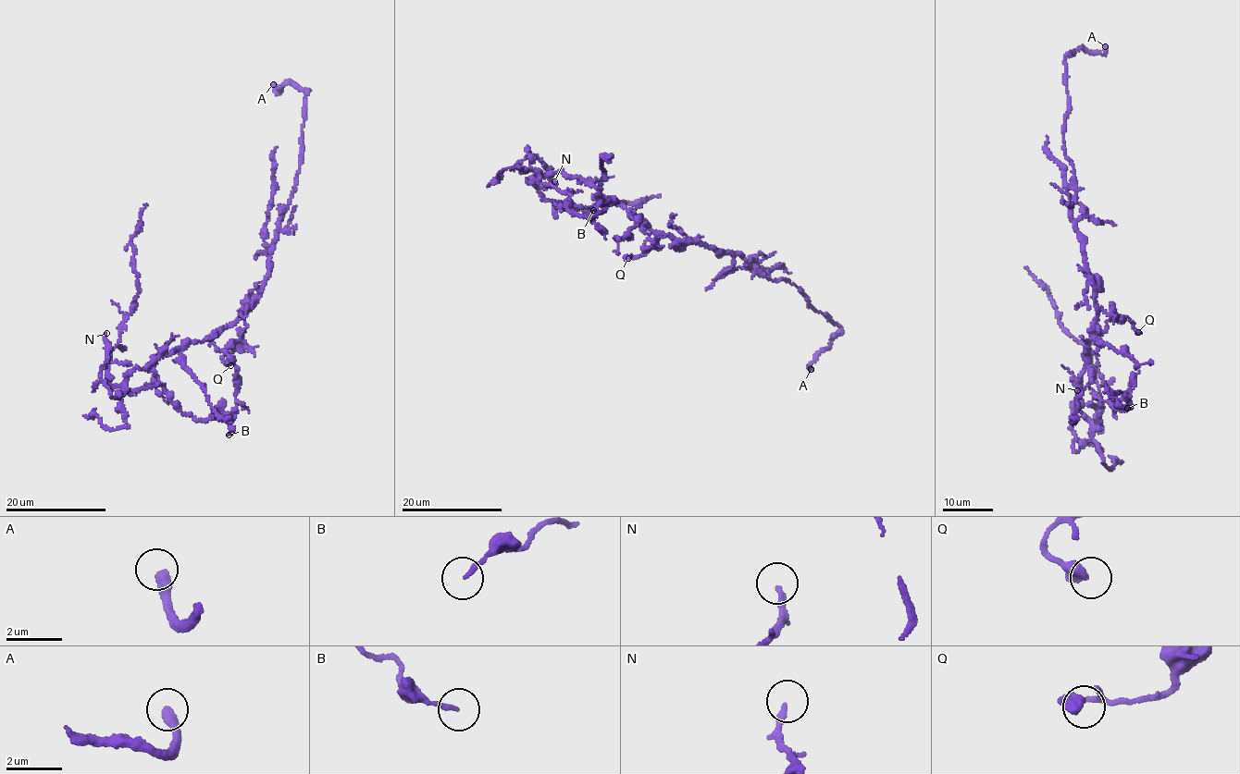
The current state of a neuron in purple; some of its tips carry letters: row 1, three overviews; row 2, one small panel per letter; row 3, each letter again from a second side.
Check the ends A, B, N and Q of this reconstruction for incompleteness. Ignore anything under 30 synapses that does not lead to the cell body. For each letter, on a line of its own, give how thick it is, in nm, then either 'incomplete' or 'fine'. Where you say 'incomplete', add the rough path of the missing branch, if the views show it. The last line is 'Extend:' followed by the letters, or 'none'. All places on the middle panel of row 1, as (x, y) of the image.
A: calibre 380 nm; incomplete; course (811, 369), (799, 365), (806, 409), (818, 416), (835, 388), (841, 428), (916, 446), (859, 496), (836, 502)
B: calibre 150 nm; fine
N: calibre 190 nm; fine
Q: calibre 440 nm; fine
Extend: A

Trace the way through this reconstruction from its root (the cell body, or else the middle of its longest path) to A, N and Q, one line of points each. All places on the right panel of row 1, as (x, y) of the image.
A: (1096, 317), (1084, 238), (1071, 216), (1075, 184), (1062, 139), (1065, 60), (1083, 47), (1102, 55), (1105, 46)
N: (1096, 317), (1078, 396), (1092, 435), (1074, 451), (1078, 438), (1070, 424), (1077, 390)
Q: (1096, 317), (1093, 335), (1097, 342), (1109, 321), (1127, 318), (1138, 332)

